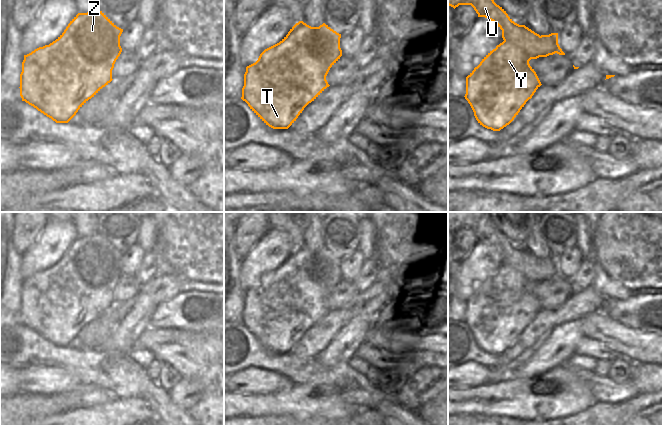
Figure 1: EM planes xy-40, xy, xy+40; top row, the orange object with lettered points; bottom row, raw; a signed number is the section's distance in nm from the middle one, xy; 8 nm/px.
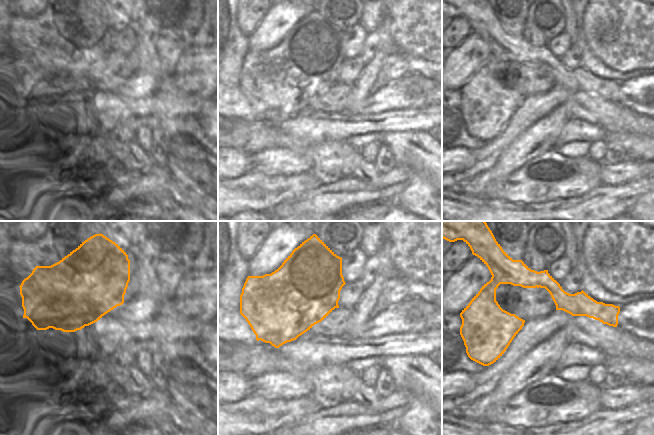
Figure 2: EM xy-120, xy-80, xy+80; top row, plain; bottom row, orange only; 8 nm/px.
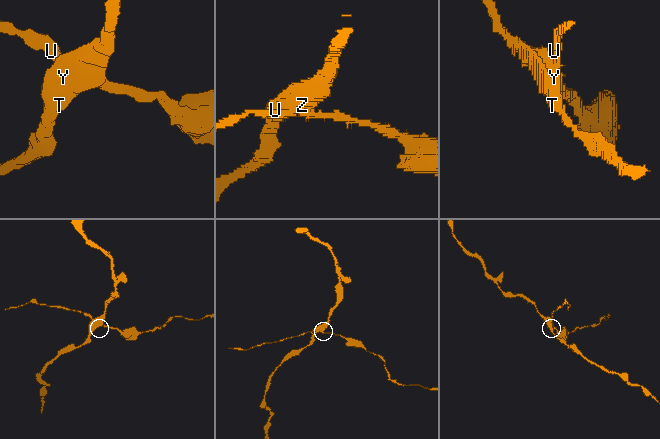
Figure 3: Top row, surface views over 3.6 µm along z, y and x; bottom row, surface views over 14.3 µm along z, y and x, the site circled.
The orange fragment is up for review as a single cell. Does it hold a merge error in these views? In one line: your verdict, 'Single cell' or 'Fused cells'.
Fused cells

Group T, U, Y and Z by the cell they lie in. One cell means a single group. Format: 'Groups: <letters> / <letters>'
Groups: T Y Z / U

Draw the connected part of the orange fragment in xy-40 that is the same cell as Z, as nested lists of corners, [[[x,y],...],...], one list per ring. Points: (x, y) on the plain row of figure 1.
[[[97,231],[87,237],[78,237],[55,265],[24,279],[19,311],[22,325],[56,347],[68,347],[89,323],[113,304],[112,294],[122,276],[120,270],[122,256],[123,253],[117,251]]]

